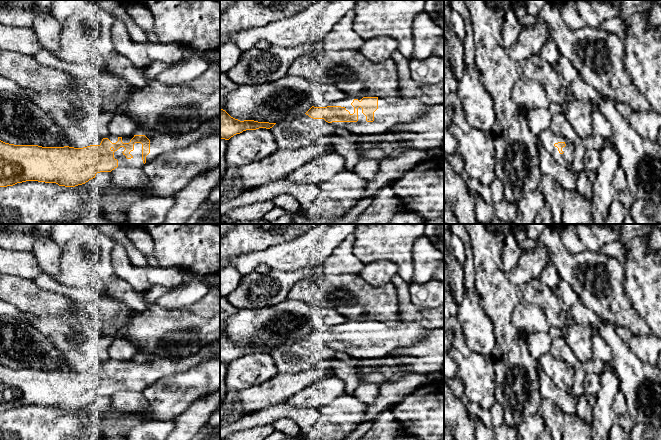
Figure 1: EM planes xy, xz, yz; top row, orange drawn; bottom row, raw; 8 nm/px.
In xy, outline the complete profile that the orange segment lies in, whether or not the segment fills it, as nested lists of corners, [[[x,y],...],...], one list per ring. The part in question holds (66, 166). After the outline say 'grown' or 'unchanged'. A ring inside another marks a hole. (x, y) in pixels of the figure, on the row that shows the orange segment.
[[[220,115],[206,122],[196,125],[196,129],[186,133],[169,133],[162,129],[140,128],[129,136],[117,137],[109,135],[102,139],[99,145],[90,145],[83,148],[64,147],[42,147],[38,145],[14,145],[0,140],[0,187],[13,186],[26,181],[38,181],[45,183],[56,183],[59,186],[75,187],[85,184],[95,178],[97,173],[111,172],[118,166],[130,166],[142,168],[143,165],[155,159],[159,155],[185,148],[190,144],[203,139],[207,135],[220,133]]]; grown

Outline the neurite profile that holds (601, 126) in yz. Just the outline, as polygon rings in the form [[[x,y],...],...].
[[[593,111],[592,113],[592,128],[594,134],[598,134],[605,139],[612,138],[612,128],[610,122],[600,111]]]

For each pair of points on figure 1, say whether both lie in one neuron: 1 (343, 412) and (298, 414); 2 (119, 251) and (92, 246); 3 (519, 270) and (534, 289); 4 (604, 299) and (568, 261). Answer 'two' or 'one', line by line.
1: one
2: two
3: two
4: one

